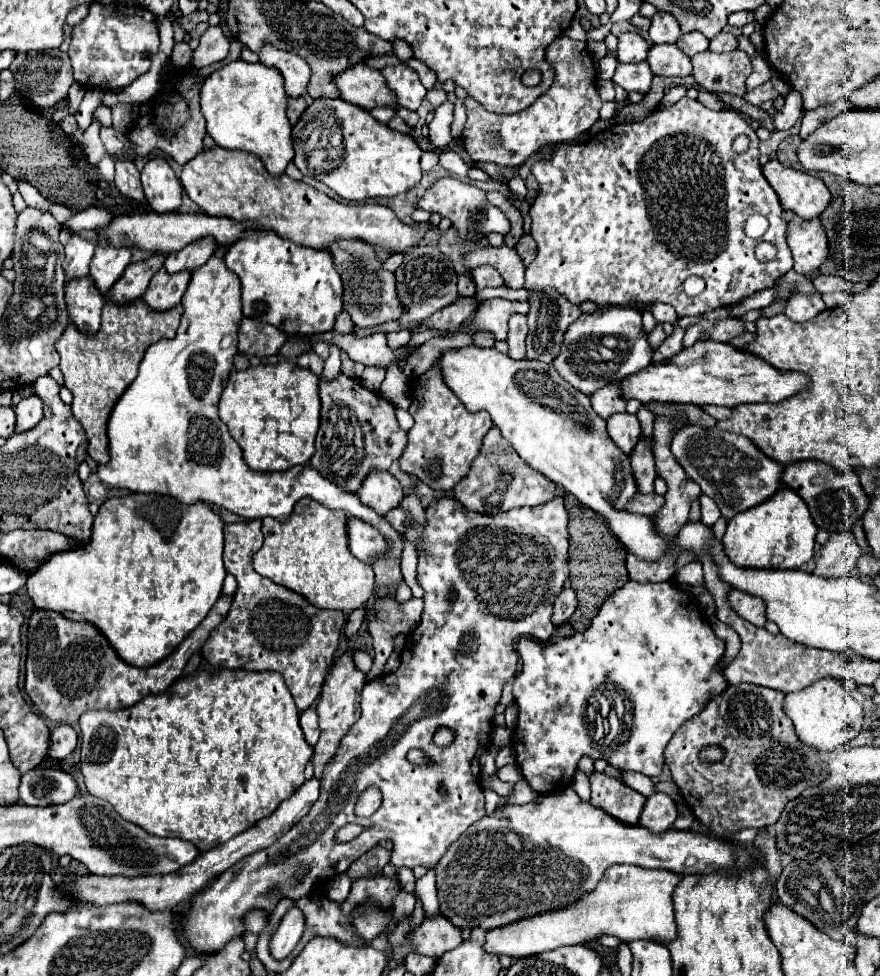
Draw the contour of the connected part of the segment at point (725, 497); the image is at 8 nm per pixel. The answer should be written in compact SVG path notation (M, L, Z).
M687 424L673 436L671 452L687 476L701 486L703 494L715 500L725 518L733 518L737 512L761 504L781 488L779 474L783 472L783 466L763 456L763 452L759 452L759 448L755 448L745 436Z

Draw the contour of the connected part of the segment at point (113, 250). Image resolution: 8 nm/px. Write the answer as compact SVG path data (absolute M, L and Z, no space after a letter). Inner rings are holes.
M101 242L95 246L95 256L91 260L91 278L101 294L107 294L109 288L121 278L123 270L131 262L131 246L115 246Z

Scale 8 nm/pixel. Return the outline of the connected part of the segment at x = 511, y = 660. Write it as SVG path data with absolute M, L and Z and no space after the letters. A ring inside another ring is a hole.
M447 496L435 498L435 500L429 504L429 508L427 508L427 528L425 528L425 534L423 534L423 538L425 538L425 554L427 554L427 556L421 556L421 558L419 558L419 568L417 568L417 570L419 570L419 582L421 582L421 586L423 586L423 590L425 590L425 596L423 596L423 600L425 600L425 610L423 610L421 622L417 624L415 632L411 632L411 634L407 636L407 644L405 644L405 650L403 650L403 654L401 654L401 666L399 666L395 672L385 674L383 678L373 680L373 682L367 682L367 684L363 686L363 690L361 690L361 716L359 716L359 720L351 726L351 730L343 736L343 740L341 740L341 744L339 744L335 756L333 756L331 762L327 764L327 768L325 768L325 772L323 772L323 778L321 778L321 796L319 796L319 800L313 804L313 808L309 810L309 814L307 814L301 822L297 822L279 842L275 842L273 846L269 846L269 848L265 848L265 850L261 850L261 852L255 852L255 854L243 858L241 862L237 862L235 866L231 866L227 872L223 872L205 892L201 892L201 894L193 900L193 906L191 906L187 912L183 912L183 930L185 930L185 936L187 936L189 946L191 946L195 952L219 952L231 938L241 936L241 934L243 934L241 918L243 918L245 912L249 912L249 910L253 910L253 908L263 908L263 910L267 910L267 912L273 912L273 908L275 908L275 904L279 902L281 896L291 896L289 892L297 886L297 884L295 884L295 872L299 872L299 870L303 870L303 868L307 868L307 874L309 874L309 892L311 892L319 882L329 882L331 878L343 874L355 858L359 858L361 854L365 854L369 848L373 848L373 846L375 846L379 840L383 840L383 838L391 838L391 840L395 842L395 852L391 852L390 858L390 864L393 866L397 868L403 866L407 866L407 868L415 868L415 866L435 868L435 866L439 864L439 860L443 858L443 854L449 850L449 846L451 846L473 822L477 822L477 820L481 820L481 818L485 816L485 800L483 800L483 790L481 790L481 786L479 786L481 768L479 768L479 764L477 764L477 758L479 758L479 754L481 754L485 748L491 746L489 734L491 734L491 728L493 728L493 722L491 722L491 720L493 720L493 708L497 706L497 702L499 702L499 698L501 698L501 688L503 688L503 684L505 684L509 678L513 678L515 672L517 672L519 656L517 656L517 652L513 650L513 642L515 642L517 638L521 638L521 636L531 636L531 638L535 638L535 640L545 642L545 640L549 640L549 636L551 636L551 632L553 632L551 608L553 608L553 602L555 602L555 598L559 596L559 592L561 592L565 580L569 578L569 570L567 570L567 564L569 564L569 556L567 556L567 548L569 548L569 542L567 542L567 538L569 538L569 534L567 534L567 518L569 518L569 514L567 514L567 510L565 510L565 504L563 504L563 498L561 498L561 496L555 496L553 500L549 500L547 504L541 504L541 506L533 506L533 508L523 506L523 508L509 510L509 512L505 512L505 514L495 514L495 516L485 516L485 514L479 514L479 512L471 512L471 510L463 508L463 504L459 504L459 500L447 498ZM453 592L457 594L455 600L451 598ZM439 726L447 726L447 728L451 728L451 730L455 732L455 742L453 742L451 746L447 746L447 748L439 748L439 746L433 744L433 734L435 734L435 730L437 730ZM411 748L421 748L421 750L425 750L425 752L429 754L429 758L431 758L435 764L433 764L433 766L413 766L413 764L407 760L407 752L409 752ZM347 774L353 774L351 788L349 788L349 784L345 782L345 776L347 776ZM441 784L443 784L445 790L447 790L447 798L443 798L443 796L437 792ZM369 786L377 786L377 788L381 790L383 802L381 802L379 810L377 810L373 816L369 816L369 818L359 818L359 816L355 814L355 804L357 804L357 798L359 798ZM349 822L355 822L355 824L365 826L365 832L359 834L355 840L339 842L339 840L337 840L337 830L343 828L343 826L347 826Z

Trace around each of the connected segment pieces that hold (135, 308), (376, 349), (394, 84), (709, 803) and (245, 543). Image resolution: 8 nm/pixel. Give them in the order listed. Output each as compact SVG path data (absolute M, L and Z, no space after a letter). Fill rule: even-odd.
M107 298L101 314L101 328L93 336L87 336L85 332L77 330L75 324L67 324L63 336L57 340L55 348L61 356L59 368L65 376L65 386L73 394L71 410L87 434L89 440L87 452L95 462L105 464L109 460L105 432L107 418L119 396L137 376L137 366L141 362L145 348L161 338L173 338L181 314L183 314L181 306L157 312L151 310L143 302L143 298L137 298L131 304L117 304Z
M325 332L321 336L311 336L313 342L317 340L327 340L329 344L337 344L341 350L345 350L351 360L363 362L365 366L389 366L389 362L397 360L401 362L405 358L405 350L391 352L387 348L387 340L383 332L365 336L365 338L355 338L353 334L335 334L335 332Z
M399 64L399 66L385 66L381 70L387 88L395 94L397 104L407 108L407 110L417 110L427 94L427 90L423 88L423 84L419 82L419 76L413 68L409 68L407 64Z
M729 684L719 696L711 698L699 716L687 720L687 724L683 724L683 728L671 738L665 750L665 762L671 768L673 780L695 818L715 836L729 838L745 828L765 828L775 824L789 800L797 798L805 788L823 782L829 774L829 764L817 762L819 754L797 738L791 718L783 712L783 700L785 694L779 690L755 684ZM707 744L719 744L727 752L725 760L711 766L703 762L699 752Z
M251 520L251 522L237 522L237 524L227 524L225 528L225 568L237 578L237 592L233 596L233 606L227 614L227 618L211 632L207 642L201 648L203 658L215 668L215 666L225 666L231 670L271 670L279 672L285 678L287 688L291 690L295 704L299 710L307 710L311 704L317 702L321 694L321 684L327 674L327 668L331 666L331 660L335 656L337 644L341 630L345 626L345 614L341 610L319 610L317 606L309 604L303 596L297 592L291 592L269 578L263 578L261 574L255 572L253 568L253 554L263 546L263 534L261 534L261 520Z

